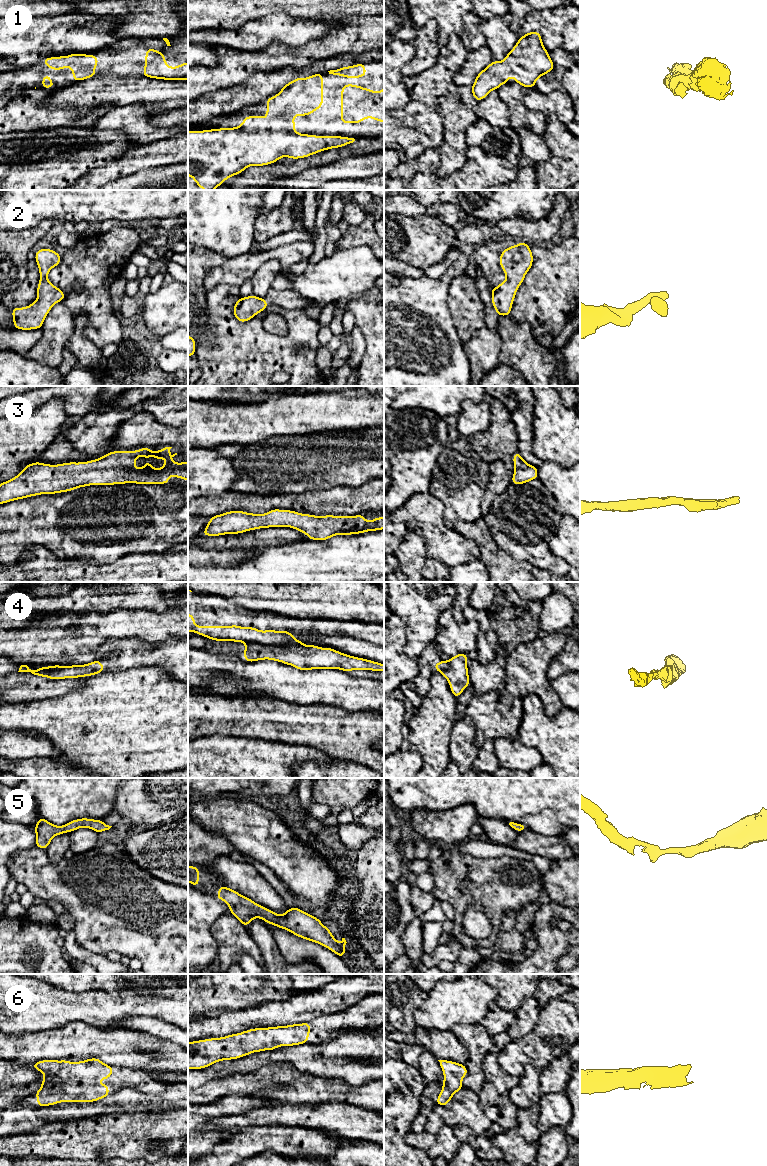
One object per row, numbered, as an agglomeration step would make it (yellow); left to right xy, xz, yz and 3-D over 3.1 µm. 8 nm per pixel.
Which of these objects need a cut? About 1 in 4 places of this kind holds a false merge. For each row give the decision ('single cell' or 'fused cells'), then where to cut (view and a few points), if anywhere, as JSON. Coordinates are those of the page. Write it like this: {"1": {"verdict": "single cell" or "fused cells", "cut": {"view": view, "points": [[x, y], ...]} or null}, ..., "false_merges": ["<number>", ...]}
{"1": {"verdict": "single cell", "cut": null}, "2": {"verdict": "single cell", "cut": null}, "3": {"verdict": "single cell", "cut": null}, "4": {"verdict": "fused cells", "cut": {"view": "xz", "points": [[302, 643], [290, 641], [283, 644], [252, 642], [246, 644]]}}, "5": {"verdict": "single cell", "cut": null}, "6": {"verdict": "single cell", "cut": null}, "false_merges": ["4"]}

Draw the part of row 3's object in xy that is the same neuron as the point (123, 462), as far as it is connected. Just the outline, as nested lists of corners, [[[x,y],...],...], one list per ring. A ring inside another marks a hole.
[[[142,447],[135,451],[112,451],[99,459],[86,462],[68,462],[57,465],[34,462],[25,466],[22,471],[14,478],[0,483],[0,504],[5,504],[14,500],[24,499],[42,494],[57,494],[62,492],[73,491],[76,488],[90,485],[115,485],[115,484],[168,484],[169,477],[184,479],[188,481],[188,462],[182,461],[177,464],[170,457],[177,455],[171,454],[172,447],[165,447],[159,451],[151,451],[148,447]],[[151,455],[156,460],[165,459],[162,468],[152,468],[151,462],[147,461],[141,468],[134,466],[138,457],[143,456],[146,459]]]

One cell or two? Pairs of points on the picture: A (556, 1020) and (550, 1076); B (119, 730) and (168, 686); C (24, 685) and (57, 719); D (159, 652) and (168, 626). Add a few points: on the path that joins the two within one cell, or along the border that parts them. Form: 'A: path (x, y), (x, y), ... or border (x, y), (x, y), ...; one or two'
A: border (566, 1053), (556, 1056), (540, 1071); two
B: path (131, 722), (156, 698); one
C: border (61, 695), (15, 703); two
D: border (177, 637), (169, 637), (154, 646), (139, 639); two

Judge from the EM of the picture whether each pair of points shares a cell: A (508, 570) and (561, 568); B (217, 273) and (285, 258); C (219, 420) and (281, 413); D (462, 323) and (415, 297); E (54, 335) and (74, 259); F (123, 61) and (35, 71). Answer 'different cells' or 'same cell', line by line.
A: different cells
B: same cell
C: same cell
D: different cells
E: different cells
F: same cell

